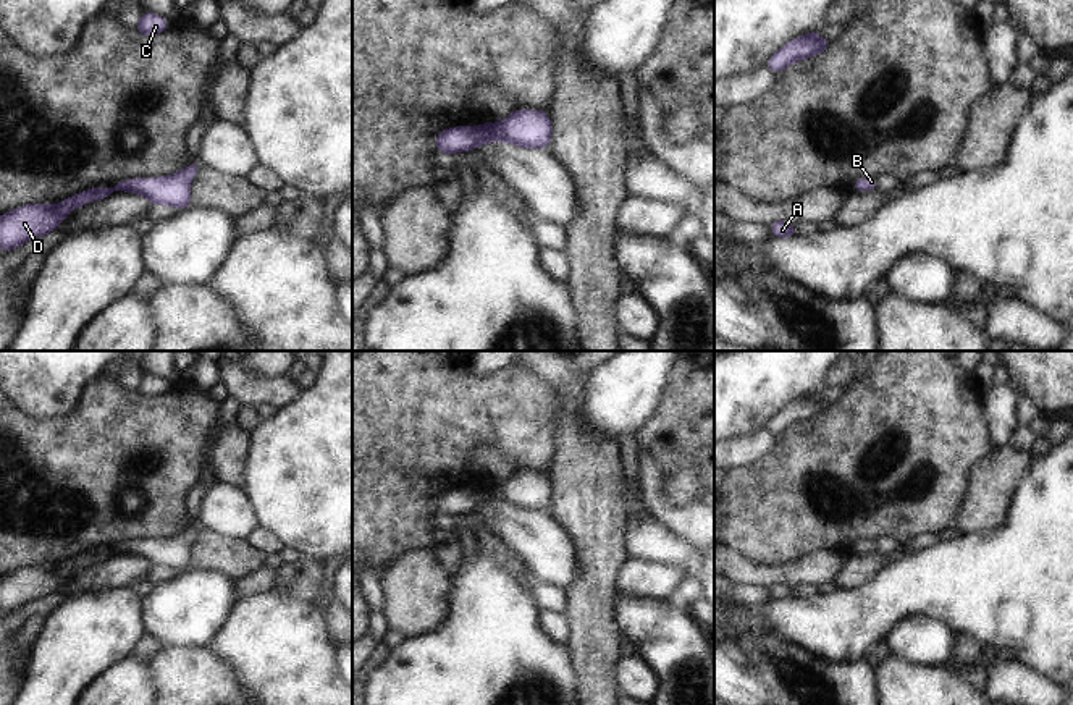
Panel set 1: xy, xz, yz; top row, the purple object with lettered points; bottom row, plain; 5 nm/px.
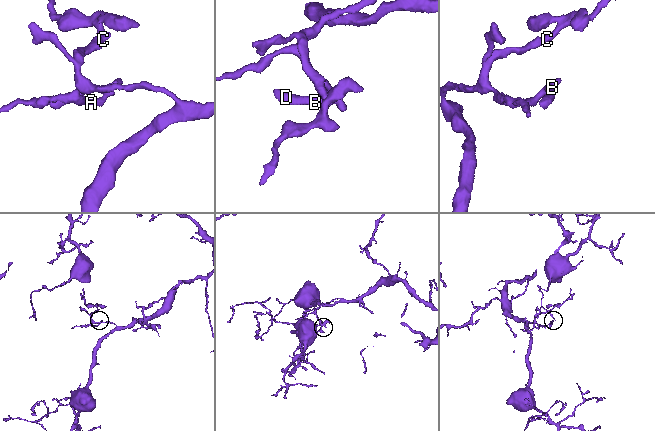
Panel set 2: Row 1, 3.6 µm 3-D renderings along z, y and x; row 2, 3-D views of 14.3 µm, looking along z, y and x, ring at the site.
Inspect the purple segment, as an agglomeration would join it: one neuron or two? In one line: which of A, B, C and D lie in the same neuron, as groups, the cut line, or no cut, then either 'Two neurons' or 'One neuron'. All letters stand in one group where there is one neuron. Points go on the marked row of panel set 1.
Groups: A B C D. No split. One neuron.

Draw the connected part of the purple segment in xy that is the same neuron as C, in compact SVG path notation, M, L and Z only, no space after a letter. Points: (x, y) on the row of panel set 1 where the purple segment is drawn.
M142 13L139 24L136 26L139 34L157 36L168 27L168 19L160 18L154 13Z

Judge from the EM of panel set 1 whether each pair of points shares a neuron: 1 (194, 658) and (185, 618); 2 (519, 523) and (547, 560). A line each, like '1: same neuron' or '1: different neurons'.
1: different neurons
2: same neuron

